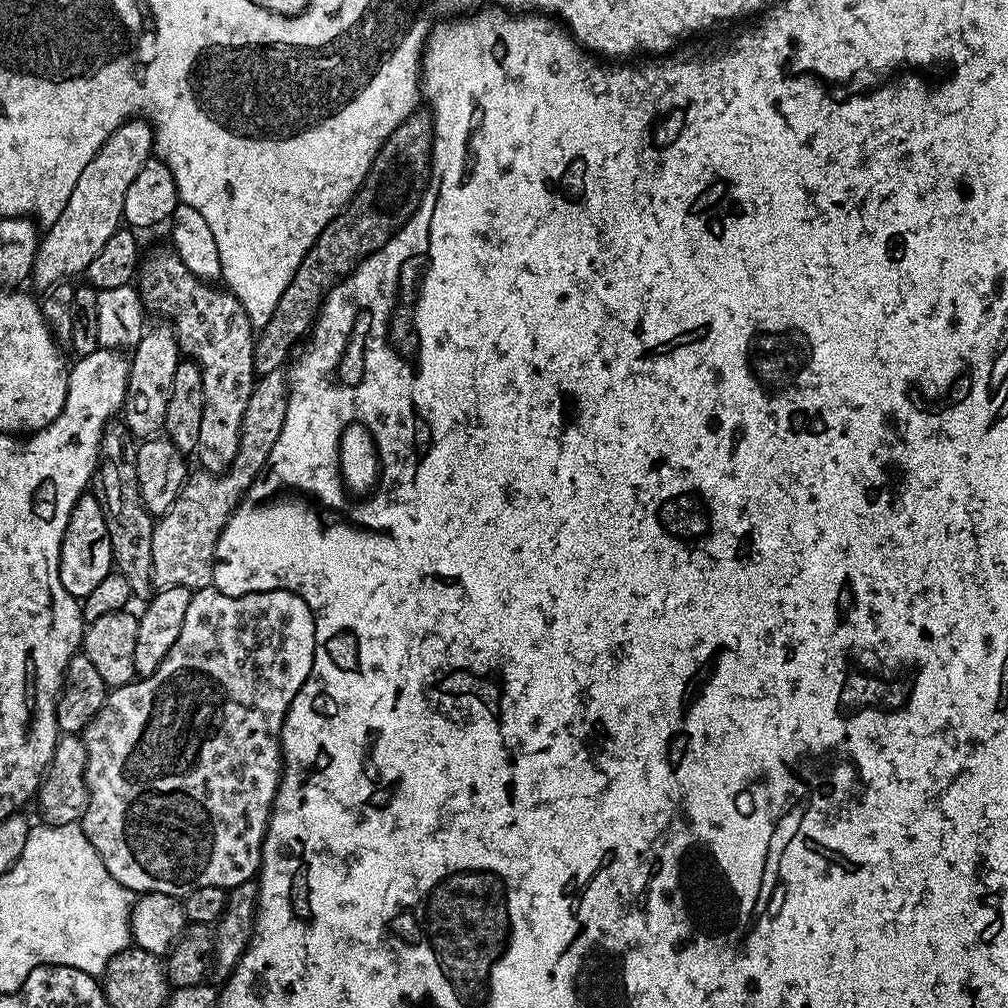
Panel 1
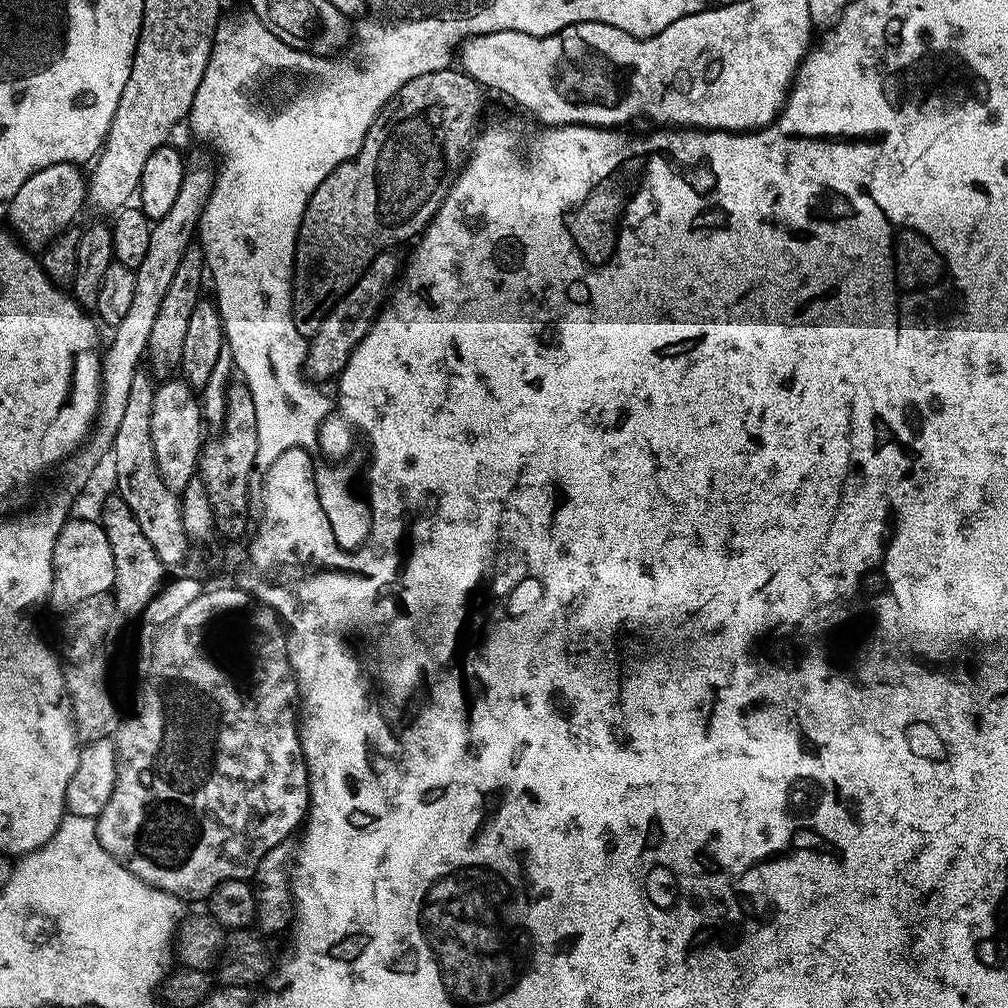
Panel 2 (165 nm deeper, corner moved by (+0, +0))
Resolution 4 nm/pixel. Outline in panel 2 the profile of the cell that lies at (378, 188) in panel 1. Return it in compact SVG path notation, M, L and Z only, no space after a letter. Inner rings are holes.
M456 66L427 72L406 82L406 86L402 86L402 90L398 90L376 115L356 157L339 164L316 187L296 239L292 317L298 334L310 338L320 329L326 314L351 292L377 254L395 249L395 244L403 240L419 237L428 227L472 151L481 127L484 95L485 89Z

